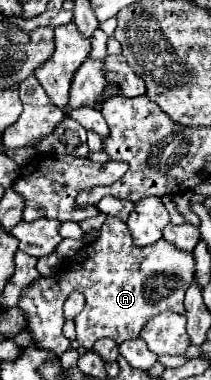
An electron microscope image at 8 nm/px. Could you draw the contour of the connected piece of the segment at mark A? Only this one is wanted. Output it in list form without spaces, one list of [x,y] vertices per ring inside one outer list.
[[[107,217],[101,227],[101,237],[83,249],[83,255],[75,259],[75,265],[63,273],[37,279],[21,297],[19,307],[25,313],[37,347],[49,349],[61,355],[70,348],[70,340],[63,334],[65,317],[63,306],[71,293],[78,291],[85,295],[85,309],[75,317],[77,341],[81,347],[91,349],[101,337],[111,337],[117,343],[137,339],[151,315],[173,311],[185,313],[183,297],[195,275],[195,259],[191,253],[179,251],[165,239],[159,239],[147,247],[135,247],[129,227]]]

